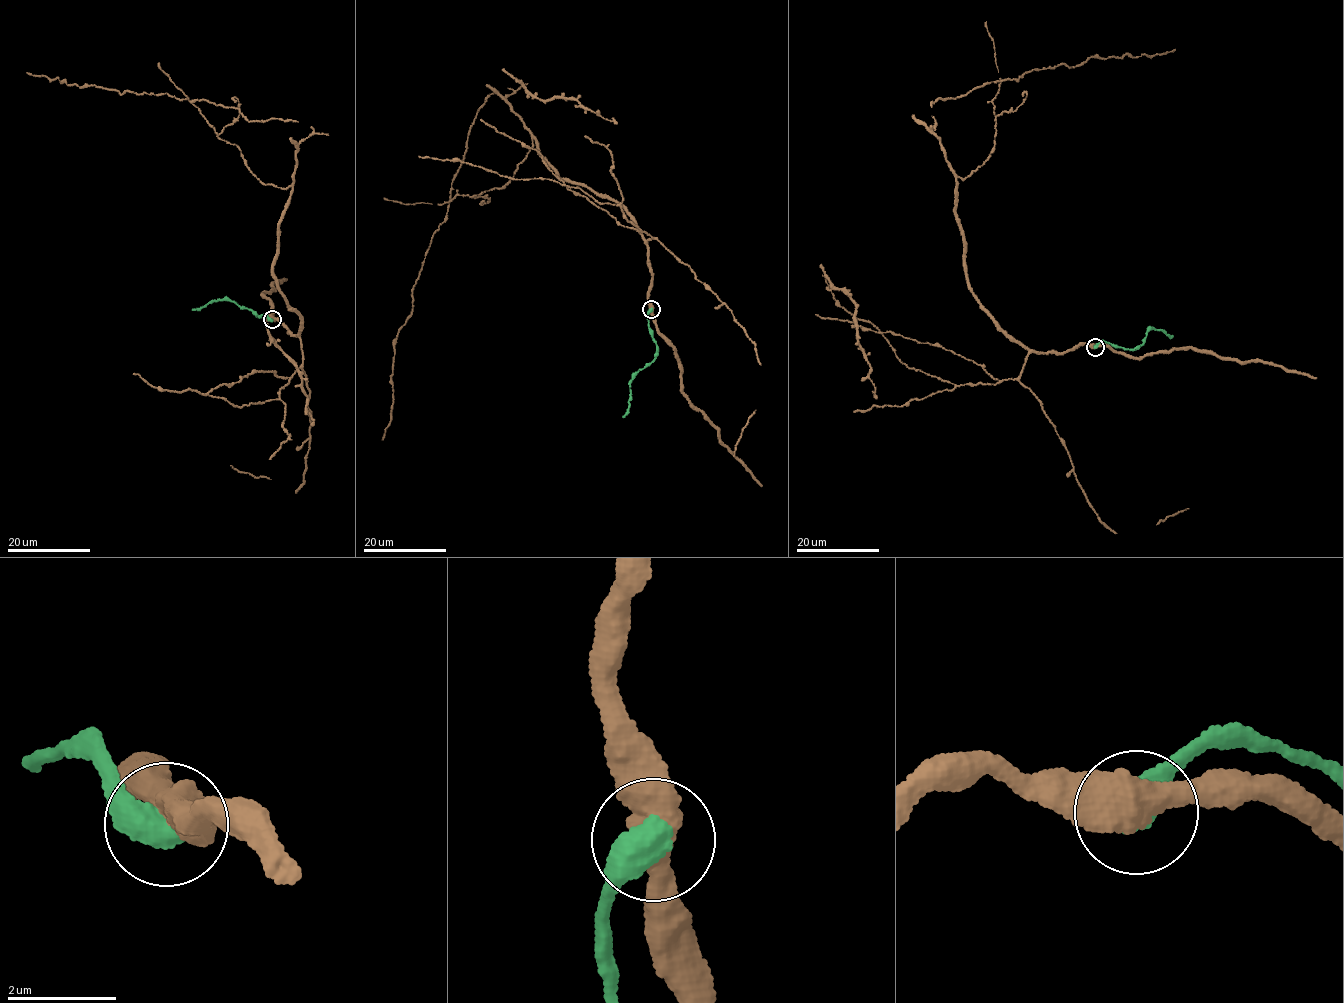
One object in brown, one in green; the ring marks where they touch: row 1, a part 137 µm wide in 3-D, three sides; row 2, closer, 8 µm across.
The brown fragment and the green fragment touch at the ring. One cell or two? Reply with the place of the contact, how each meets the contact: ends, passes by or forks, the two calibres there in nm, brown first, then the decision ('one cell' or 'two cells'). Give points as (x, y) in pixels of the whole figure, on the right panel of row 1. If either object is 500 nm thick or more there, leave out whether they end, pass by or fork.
place (1095, 347); calibres 550 and 600 nm; two cells

